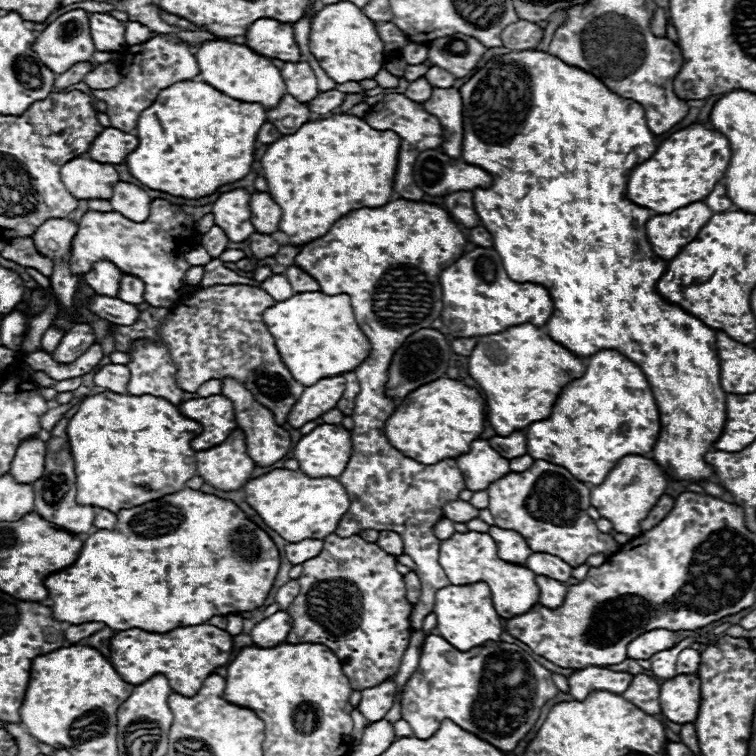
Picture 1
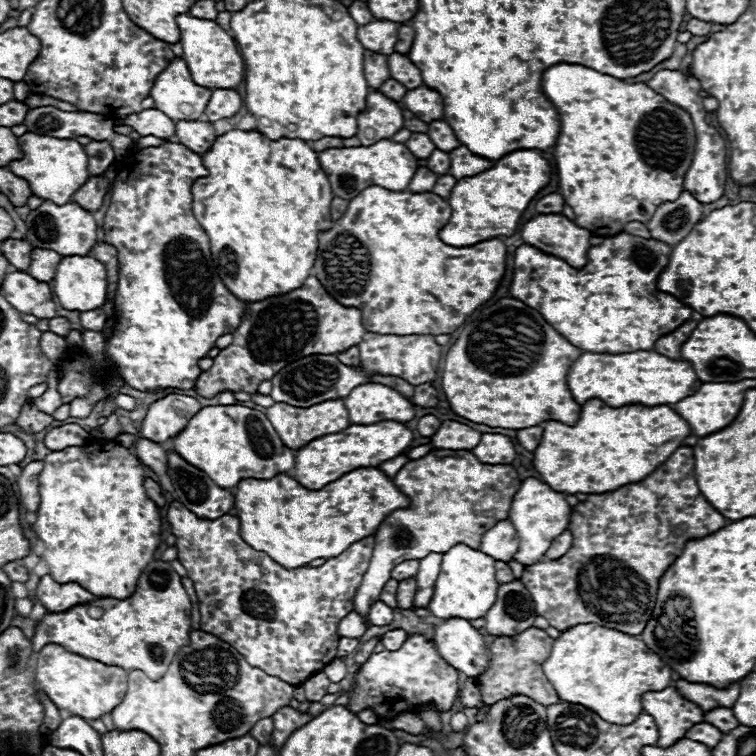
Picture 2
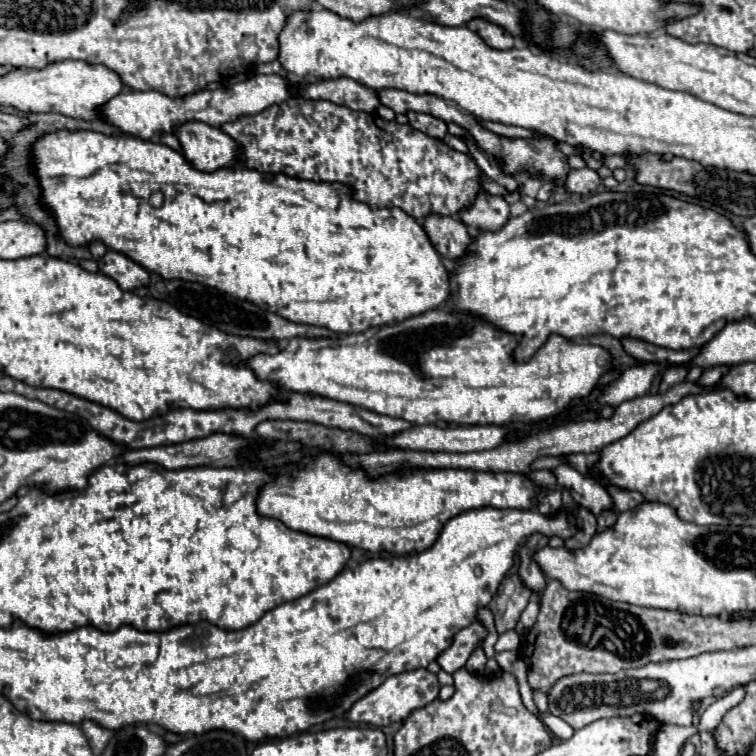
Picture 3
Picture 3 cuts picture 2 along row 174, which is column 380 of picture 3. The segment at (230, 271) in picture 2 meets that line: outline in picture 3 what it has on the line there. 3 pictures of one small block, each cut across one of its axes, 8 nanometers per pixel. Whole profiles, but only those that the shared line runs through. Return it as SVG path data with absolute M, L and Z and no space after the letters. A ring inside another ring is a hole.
M54 132L46 134L44 138L36 140L34 144L34 164L36 164L36 174L40 178L42 186L42 204L50 208L54 214L60 232L64 240L70 246L82 246L90 244L94 240L102 240L108 248L126 254L140 266L144 266L150 272L160 274L166 280L182 278L182 280L192 280L200 284L208 284L212 288L220 288L220 292L228 292L240 300L254 302L258 306L268 304L270 312L276 312L296 324L310 324L310 326L322 326L338 334L358 334L374 326L386 326L386 324L398 324L400 320L424 314L428 310L438 308L444 304L450 294L452 294L452 284L450 284L450 272L442 264L442 258L434 244L430 242L426 230L422 228L420 222L416 222L412 216L408 216L400 208L370 208L364 202L358 202L352 196L352 188L346 184L324 184L324 182L308 182L300 178L290 178L286 174L280 174L280 186L276 186L272 174L262 174L256 170L248 170L242 166L232 166L232 168L220 168L216 172L200 172L194 170L180 152L156 144L156 142L146 142L140 138L130 138L130 136L104 136L96 132ZM154 192L164 194L162 206L154 208L150 204L150 196Z

